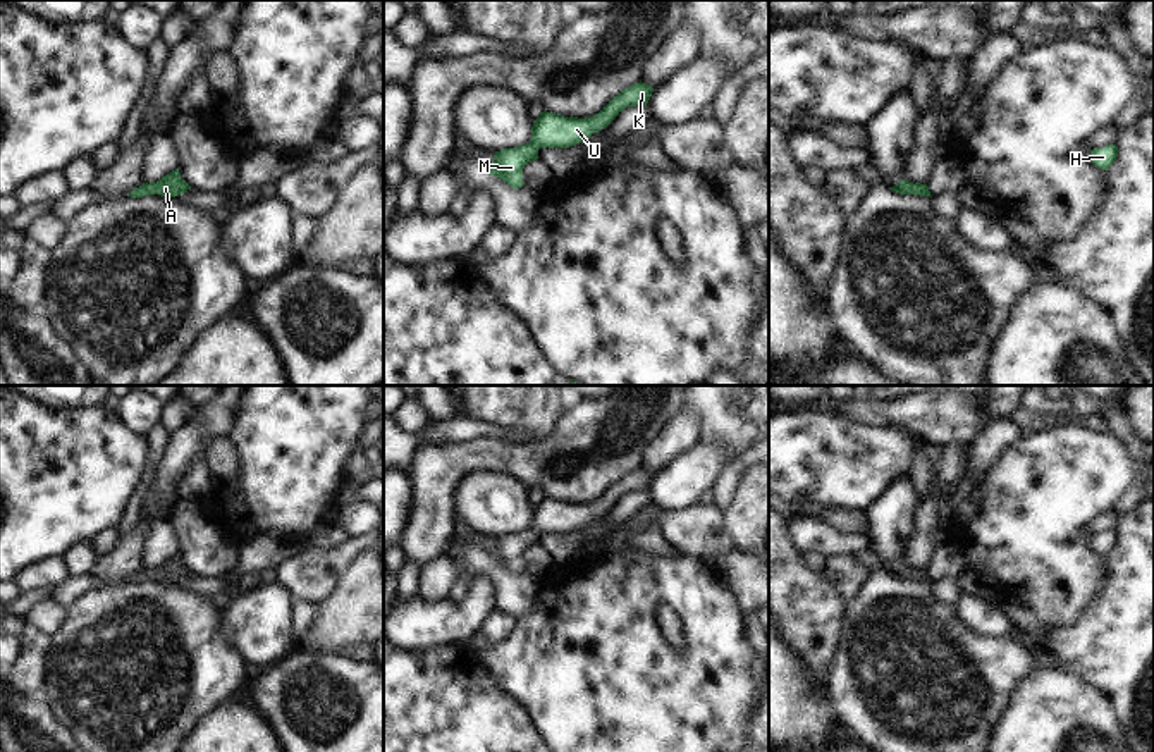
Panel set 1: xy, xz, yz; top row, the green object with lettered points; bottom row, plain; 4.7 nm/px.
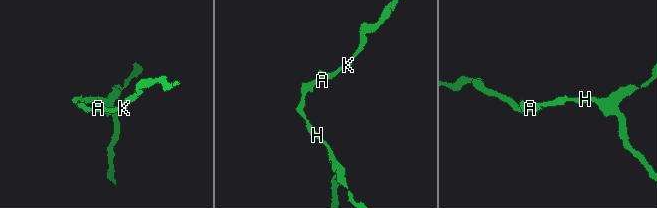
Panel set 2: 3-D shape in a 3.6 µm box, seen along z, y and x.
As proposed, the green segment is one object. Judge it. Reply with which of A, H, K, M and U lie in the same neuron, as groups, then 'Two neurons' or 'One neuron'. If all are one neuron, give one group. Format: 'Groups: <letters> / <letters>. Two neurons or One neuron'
Groups: A H K M U. One neuron

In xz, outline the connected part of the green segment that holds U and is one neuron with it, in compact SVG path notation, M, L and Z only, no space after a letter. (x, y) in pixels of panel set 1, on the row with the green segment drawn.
M641 81L635 83L614 96L598 114L585 119L564 117L543 110L533 122L531 139L526 145L495 151L494 162L485 167L492 176L518 189L525 186L525 165L538 158L540 148L569 148L580 145L607 127L626 107L647 105L652 91L652 86Z

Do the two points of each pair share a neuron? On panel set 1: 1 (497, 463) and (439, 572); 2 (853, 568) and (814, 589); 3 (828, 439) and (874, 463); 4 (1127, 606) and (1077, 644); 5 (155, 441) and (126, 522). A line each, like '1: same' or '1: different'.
1: different
2: different
3: same
4: same
5: same

